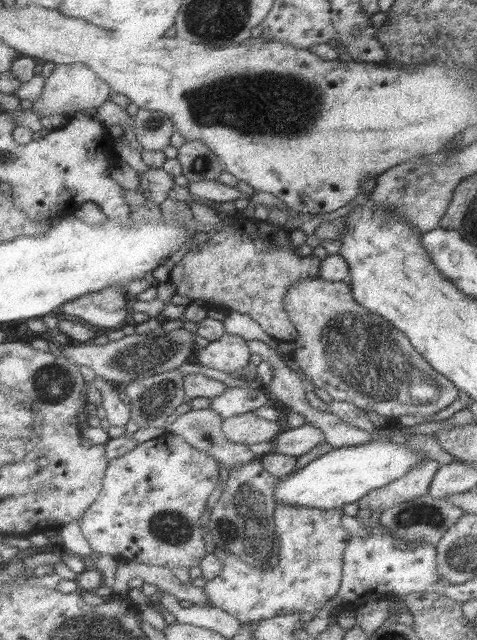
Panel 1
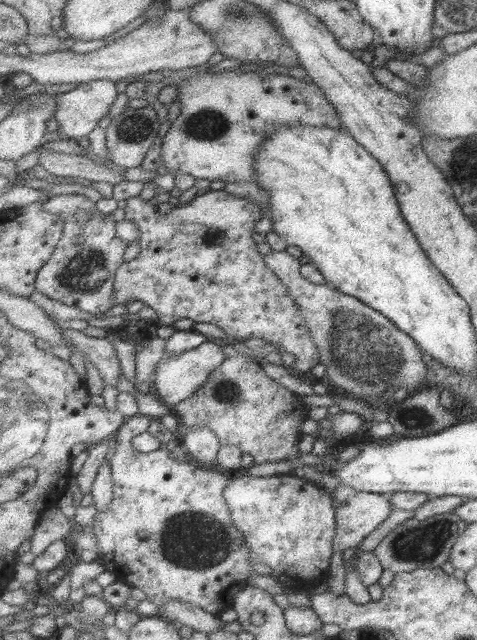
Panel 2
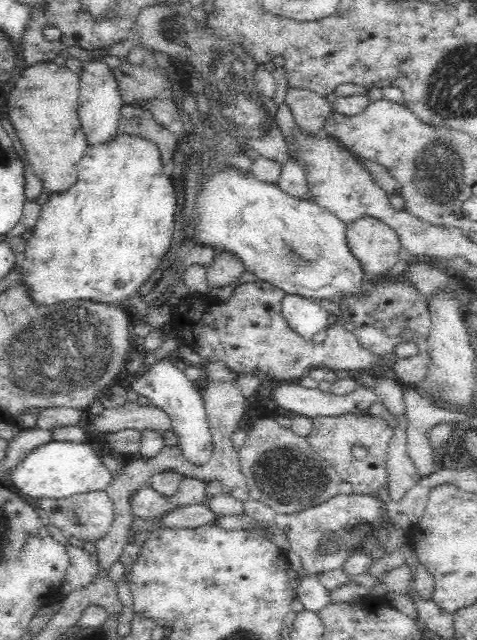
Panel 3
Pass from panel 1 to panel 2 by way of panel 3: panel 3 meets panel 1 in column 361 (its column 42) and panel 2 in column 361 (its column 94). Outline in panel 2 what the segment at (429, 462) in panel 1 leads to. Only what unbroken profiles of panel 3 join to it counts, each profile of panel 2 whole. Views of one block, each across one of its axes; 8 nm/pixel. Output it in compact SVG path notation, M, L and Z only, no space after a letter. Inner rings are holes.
M339 484L331 495L333 493L337 521L334 552L358 547L393 509L388 494L356 491L343 484Z

